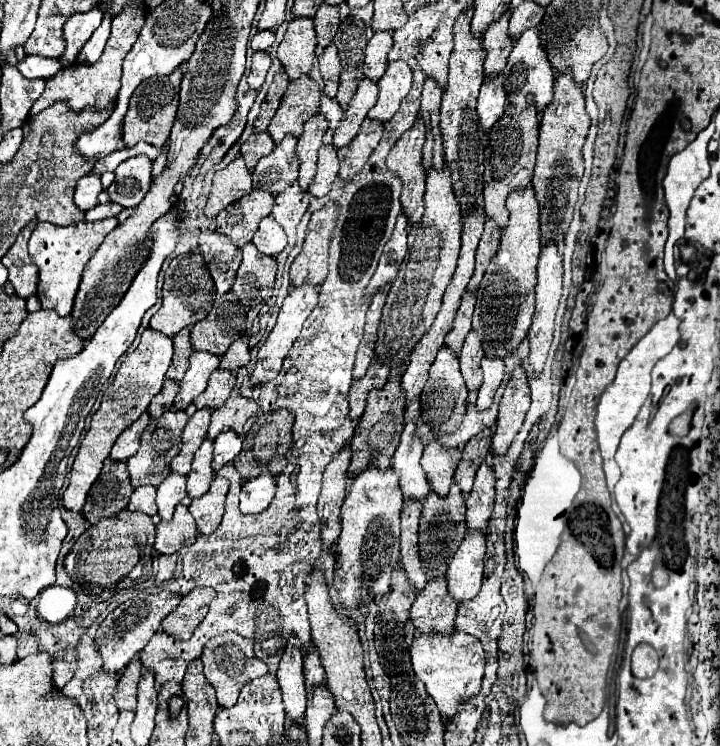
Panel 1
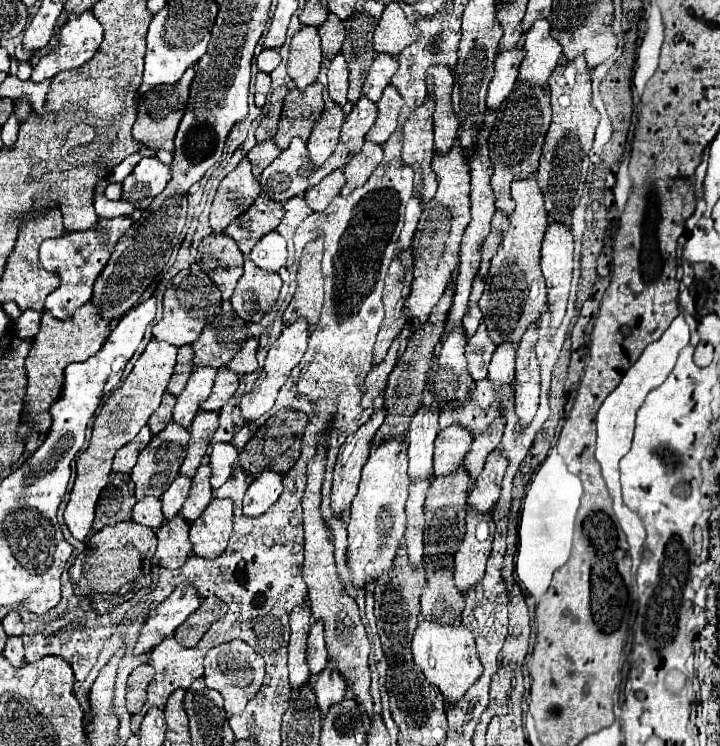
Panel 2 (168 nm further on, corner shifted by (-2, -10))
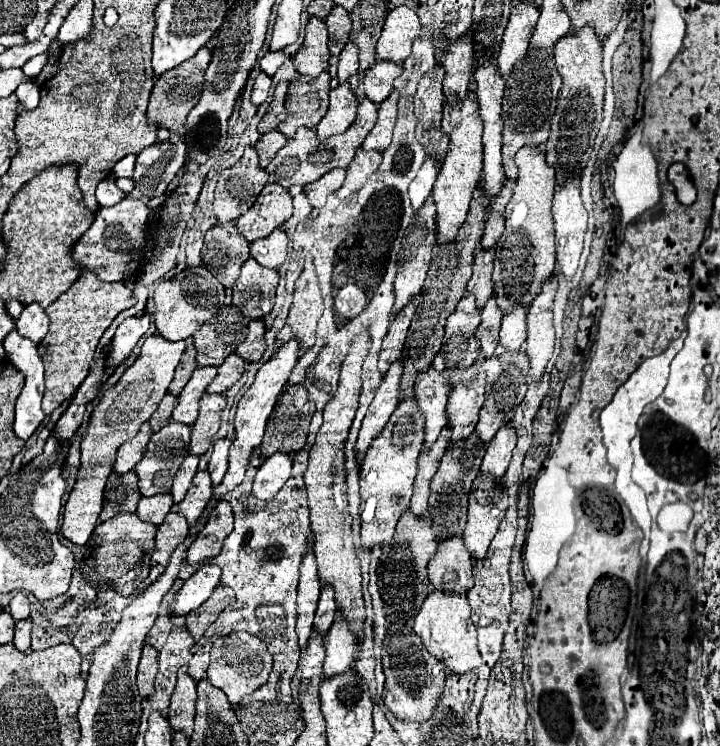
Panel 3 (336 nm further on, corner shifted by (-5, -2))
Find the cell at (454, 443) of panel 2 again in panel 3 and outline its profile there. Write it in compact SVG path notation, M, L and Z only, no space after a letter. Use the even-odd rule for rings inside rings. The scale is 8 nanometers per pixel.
M479 373L477 381L463 387L457 385L447 401L447 427L451 431L451 445L467 439L479 421L479 411L485 401L485 375Z

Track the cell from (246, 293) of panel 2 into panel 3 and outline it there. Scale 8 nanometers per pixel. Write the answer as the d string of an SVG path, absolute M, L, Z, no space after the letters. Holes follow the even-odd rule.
M249 257L241 269L239 279L233 285L233 305L239 307L243 311L243 315L257 319L267 315L273 305L275 305L275 289L279 285L279 271L277 269L265 269L263 265L259 265L253 257Z

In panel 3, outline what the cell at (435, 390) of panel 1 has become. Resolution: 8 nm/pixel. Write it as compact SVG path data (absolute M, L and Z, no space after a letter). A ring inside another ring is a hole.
M465 293L445 325L445 337L439 353L443 355L447 369L465 371L475 363L479 357L479 341L475 339L479 323L481 315L475 307L475 297Z

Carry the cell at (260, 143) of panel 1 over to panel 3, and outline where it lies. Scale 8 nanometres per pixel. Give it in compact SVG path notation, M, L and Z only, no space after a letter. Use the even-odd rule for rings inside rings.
M269 131L269 133L265 133L265 135L253 145L255 151L259 153L259 165L265 169L267 163L275 157L275 153L277 153L285 143L287 143L287 139L285 139L285 135L283 135L281 131Z

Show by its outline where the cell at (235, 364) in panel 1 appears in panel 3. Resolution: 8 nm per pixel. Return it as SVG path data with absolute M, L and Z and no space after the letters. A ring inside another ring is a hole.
M253 319L249 321L249 333L247 333L247 339L237 347L237 355L243 357L245 361L259 361L265 353L265 325L263 325L263 319Z

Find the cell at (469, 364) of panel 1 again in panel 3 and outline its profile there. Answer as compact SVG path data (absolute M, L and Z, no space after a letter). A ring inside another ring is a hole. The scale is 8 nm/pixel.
M491 297L487 301L487 305L481 309L481 323L475 331L475 337L479 339L481 343L481 353L485 359L489 359L499 343L497 335L499 335L499 325L501 325L501 317L503 313L499 311L497 303L495 303L495 297Z

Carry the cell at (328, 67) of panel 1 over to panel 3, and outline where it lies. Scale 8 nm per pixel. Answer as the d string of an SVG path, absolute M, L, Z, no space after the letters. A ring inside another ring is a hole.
M347 43L339 55L339 67L337 67L337 79L339 83L349 83L357 75L357 47L353 43Z

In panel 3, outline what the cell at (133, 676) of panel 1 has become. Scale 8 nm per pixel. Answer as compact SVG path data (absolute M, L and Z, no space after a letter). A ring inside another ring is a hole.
M145 645L139 661L139 671L137 671L137 687L143 699L155 693L155 687L153 687L155 675L157 675L157 651L151 645Z

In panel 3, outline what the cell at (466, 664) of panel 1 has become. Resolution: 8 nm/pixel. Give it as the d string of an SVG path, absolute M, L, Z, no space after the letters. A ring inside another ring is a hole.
M431 591L415 617L413 629L423 641L425 649L453 673L461 675L481 665L481 655L477 651L477 633L465 595L445 595L443 591Z

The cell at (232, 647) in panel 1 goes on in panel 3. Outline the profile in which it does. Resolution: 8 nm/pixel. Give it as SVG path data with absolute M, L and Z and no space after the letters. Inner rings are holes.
M237 631L237 635L231 633L227 637L219 637L217 641L213 641L207 679L211 681L211 685L219 687L227 695L229 703L235 705L245 695L257 691L263 683L267 683L267 677L271 673L271 665L273 665L273 659L265 647L265 643L251 633Z

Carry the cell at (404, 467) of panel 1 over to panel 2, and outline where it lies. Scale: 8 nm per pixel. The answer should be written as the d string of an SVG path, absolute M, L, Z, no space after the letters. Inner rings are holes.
M420 407L408 429L408 457L410 479L426 479L432 475L432 449L438 433L438 411Z

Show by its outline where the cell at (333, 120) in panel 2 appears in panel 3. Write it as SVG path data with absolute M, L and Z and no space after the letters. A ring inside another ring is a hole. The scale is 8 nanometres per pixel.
M349 83L331 89L331 103L325 117L317 125L317 137L321 141L327 141L331 135L345 133L347 127L355 121L357 105L357 95L351 91Z

